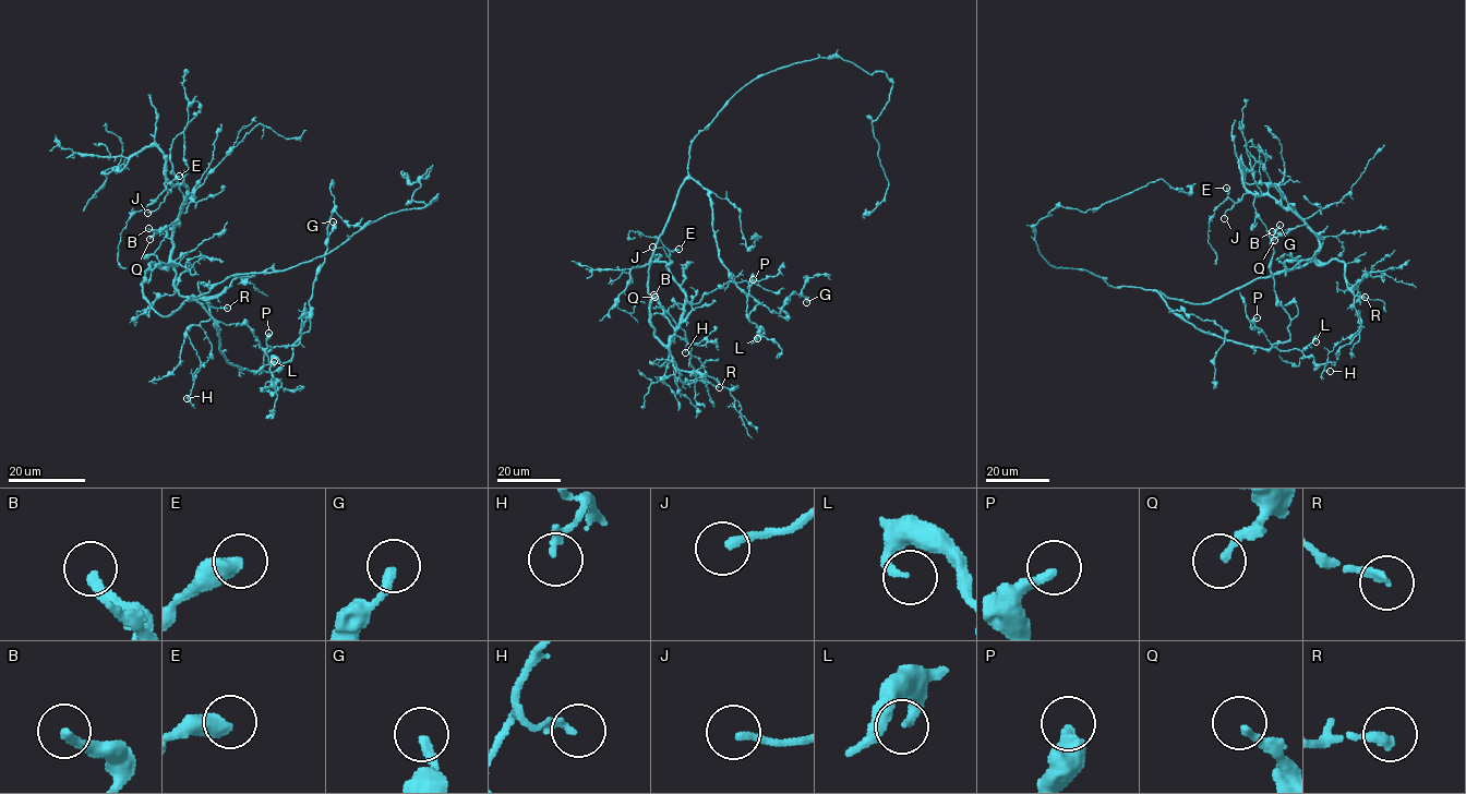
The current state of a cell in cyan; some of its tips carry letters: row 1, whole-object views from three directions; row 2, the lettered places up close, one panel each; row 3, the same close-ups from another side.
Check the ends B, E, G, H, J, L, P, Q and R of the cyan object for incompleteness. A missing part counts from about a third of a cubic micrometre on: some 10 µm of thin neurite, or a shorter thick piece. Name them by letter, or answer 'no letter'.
B, J, Q, R

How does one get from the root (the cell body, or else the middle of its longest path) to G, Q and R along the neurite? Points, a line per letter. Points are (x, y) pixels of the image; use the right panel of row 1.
G: (1158, 290), (1197, 328), (1264, 349), (1286, 343), (1289, 315), (1277, 300), (1271, 271), (1272, 237), (1280, 225)
Q: (1158, 290), (1170, 298), (1206, 303), (1312, 260), (1322, 264), (1316, 260), (1319, 240), (1305, 225), (1274, 240)
R: (1158, 290), (1170, 298), (1206, 303), (1257, 279), (1313, 261), (1337, 260), (1344, 264), (1348, 288), (1365, 297)

